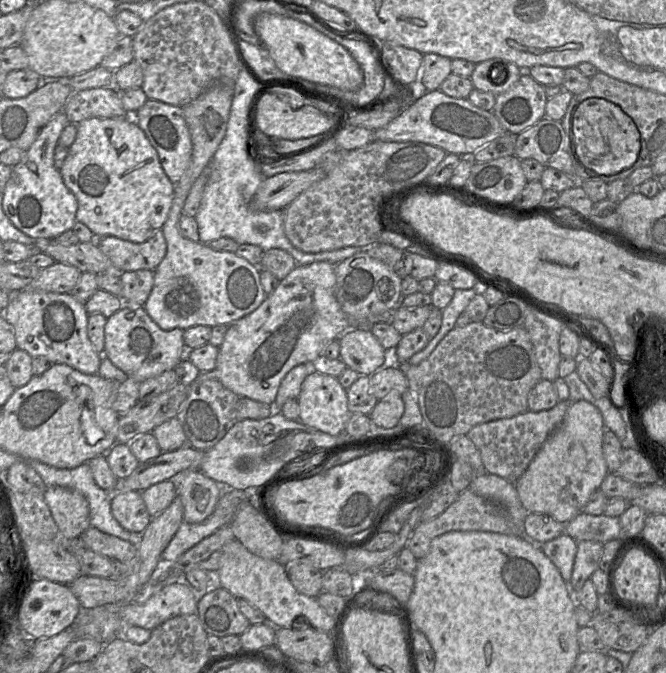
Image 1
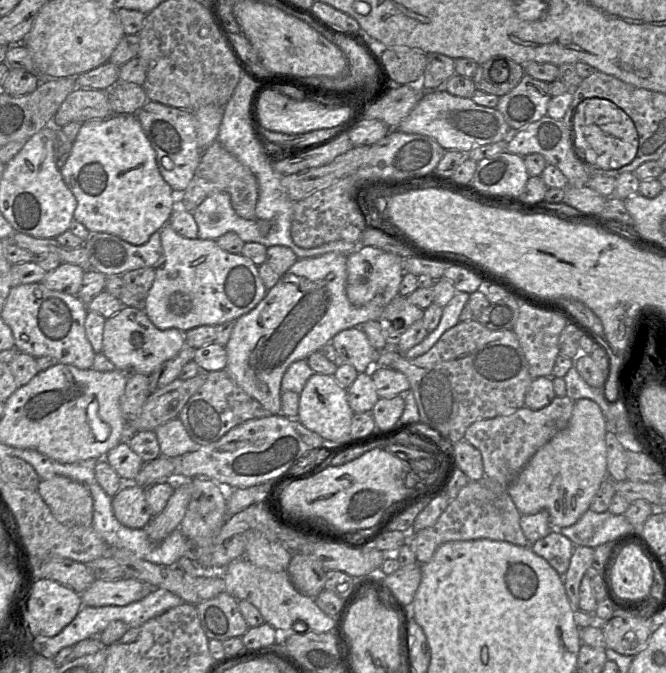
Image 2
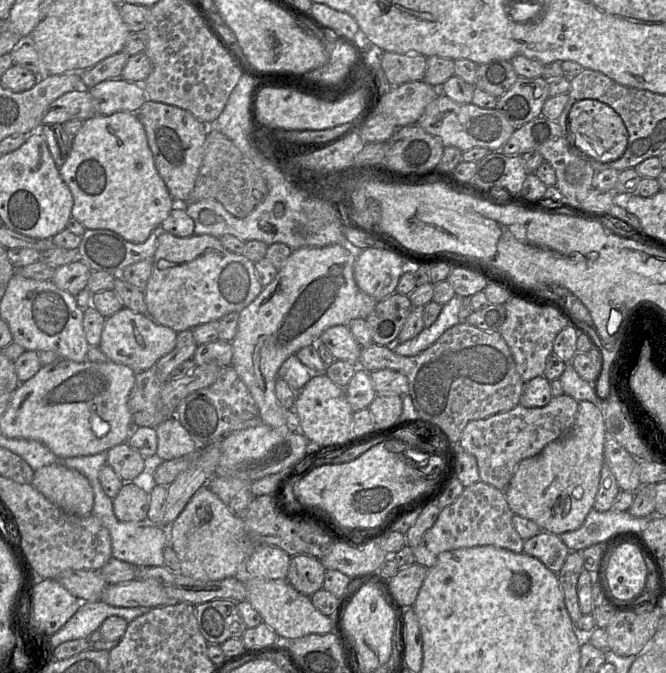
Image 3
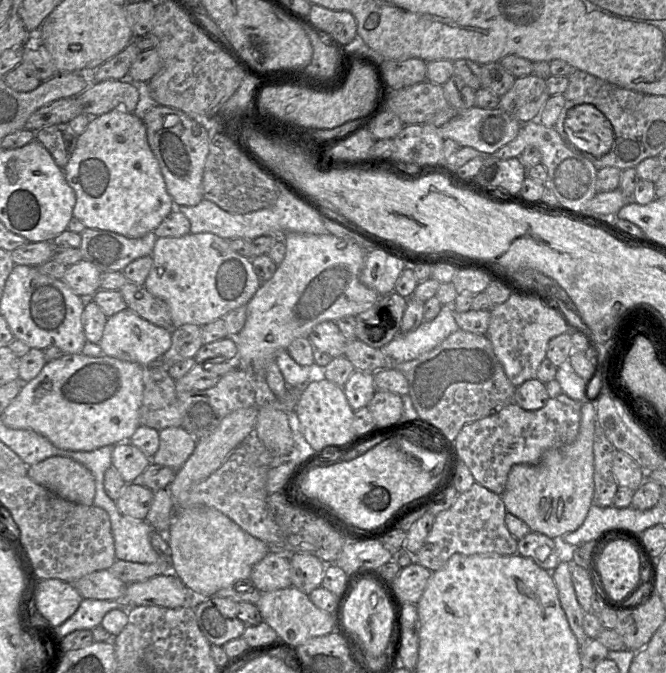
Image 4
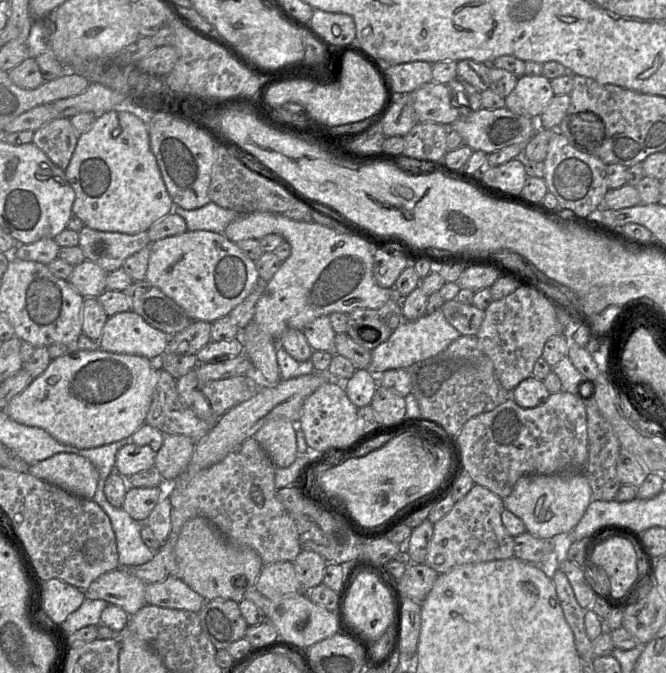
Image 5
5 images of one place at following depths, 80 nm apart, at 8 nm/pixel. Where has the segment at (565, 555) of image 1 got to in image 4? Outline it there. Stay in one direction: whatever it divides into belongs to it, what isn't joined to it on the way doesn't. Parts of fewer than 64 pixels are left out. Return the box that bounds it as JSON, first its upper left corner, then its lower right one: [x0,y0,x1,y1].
[518,532,561,571]

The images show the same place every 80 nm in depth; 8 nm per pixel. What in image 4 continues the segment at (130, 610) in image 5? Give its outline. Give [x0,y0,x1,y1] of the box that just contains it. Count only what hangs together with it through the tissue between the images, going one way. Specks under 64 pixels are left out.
[73,570,127,600]

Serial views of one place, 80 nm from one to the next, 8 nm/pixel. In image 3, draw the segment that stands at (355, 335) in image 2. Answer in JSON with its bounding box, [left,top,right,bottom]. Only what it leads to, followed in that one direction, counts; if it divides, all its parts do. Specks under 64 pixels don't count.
[319,325,362,363]

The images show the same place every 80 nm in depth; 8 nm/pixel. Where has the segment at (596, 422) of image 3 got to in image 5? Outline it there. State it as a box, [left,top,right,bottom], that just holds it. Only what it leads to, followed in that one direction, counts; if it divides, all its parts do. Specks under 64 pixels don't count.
[502,473,592,540]

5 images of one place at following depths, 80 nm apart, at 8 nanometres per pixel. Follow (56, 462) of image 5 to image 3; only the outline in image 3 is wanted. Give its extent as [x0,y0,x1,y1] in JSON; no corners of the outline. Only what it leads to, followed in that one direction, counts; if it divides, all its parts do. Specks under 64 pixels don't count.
[33,464,94,517]

